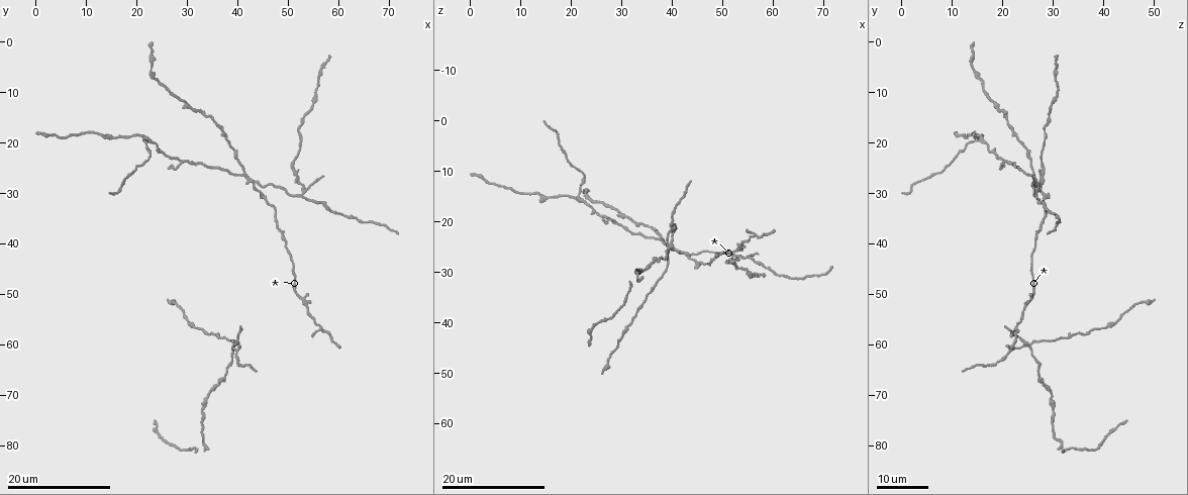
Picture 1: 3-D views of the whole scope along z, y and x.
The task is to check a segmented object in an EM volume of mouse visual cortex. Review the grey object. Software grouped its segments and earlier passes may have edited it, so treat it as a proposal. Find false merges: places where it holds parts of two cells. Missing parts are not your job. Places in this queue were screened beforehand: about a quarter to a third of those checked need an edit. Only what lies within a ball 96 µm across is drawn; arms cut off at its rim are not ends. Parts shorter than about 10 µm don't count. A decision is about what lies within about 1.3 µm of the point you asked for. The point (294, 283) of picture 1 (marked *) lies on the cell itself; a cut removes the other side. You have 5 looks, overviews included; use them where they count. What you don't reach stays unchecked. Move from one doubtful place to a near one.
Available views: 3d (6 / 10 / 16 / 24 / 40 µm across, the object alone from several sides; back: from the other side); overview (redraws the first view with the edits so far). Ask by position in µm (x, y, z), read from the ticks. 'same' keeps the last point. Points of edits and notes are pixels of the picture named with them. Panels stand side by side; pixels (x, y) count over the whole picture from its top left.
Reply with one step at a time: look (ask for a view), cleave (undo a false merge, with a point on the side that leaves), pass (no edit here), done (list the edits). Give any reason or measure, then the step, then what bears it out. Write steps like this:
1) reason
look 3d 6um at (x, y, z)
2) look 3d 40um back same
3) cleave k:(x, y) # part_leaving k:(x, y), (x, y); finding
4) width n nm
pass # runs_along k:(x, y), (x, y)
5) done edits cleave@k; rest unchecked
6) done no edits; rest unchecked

thin arm on a thick one
look 3d 16um at (39.0, 60.0, 25.5)

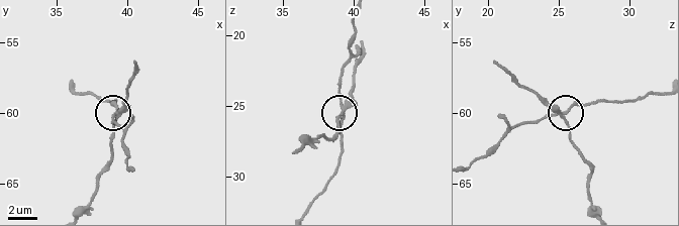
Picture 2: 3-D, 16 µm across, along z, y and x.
look 3d 6um at (39.2, 60.2, 25.4)

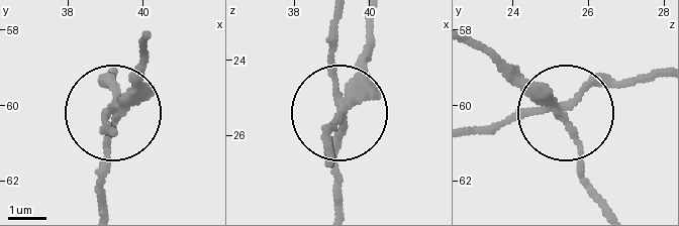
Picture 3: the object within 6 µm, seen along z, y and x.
look 3d 6um back at (39.25, 60.15, 25.40)

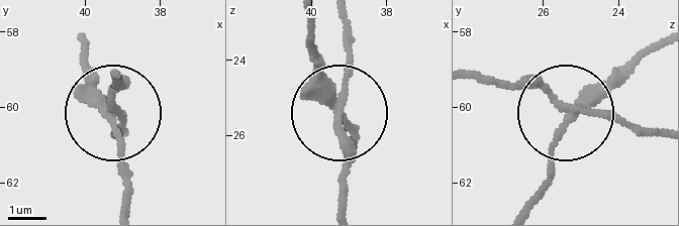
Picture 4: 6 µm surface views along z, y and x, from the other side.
width 200 nm
cleave 4:(89, 72) # part_leaving 4:(109, 116), (125, 161), (125, 209); a second cell is stuck on

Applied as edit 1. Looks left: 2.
three-way junction
look 3d 16um at (52.5, 51.0, 26.0)

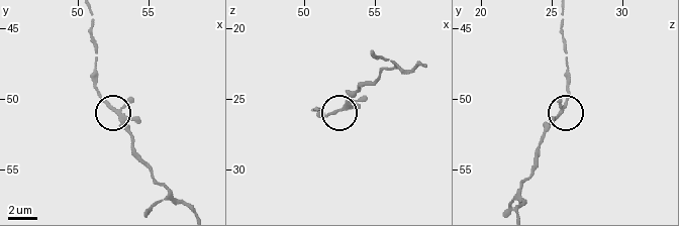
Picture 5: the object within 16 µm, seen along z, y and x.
closer look
look 3d 6um at (52.2, 50.6, 25.8)

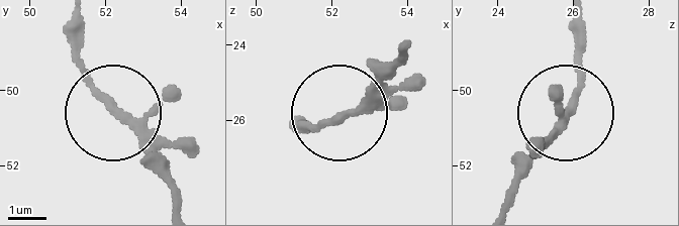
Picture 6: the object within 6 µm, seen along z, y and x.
pass # runs_along 6:(75, 19), (82, 78), (169, 171); all the same cell

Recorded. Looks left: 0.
done edits cleave@4; rest unchecked

